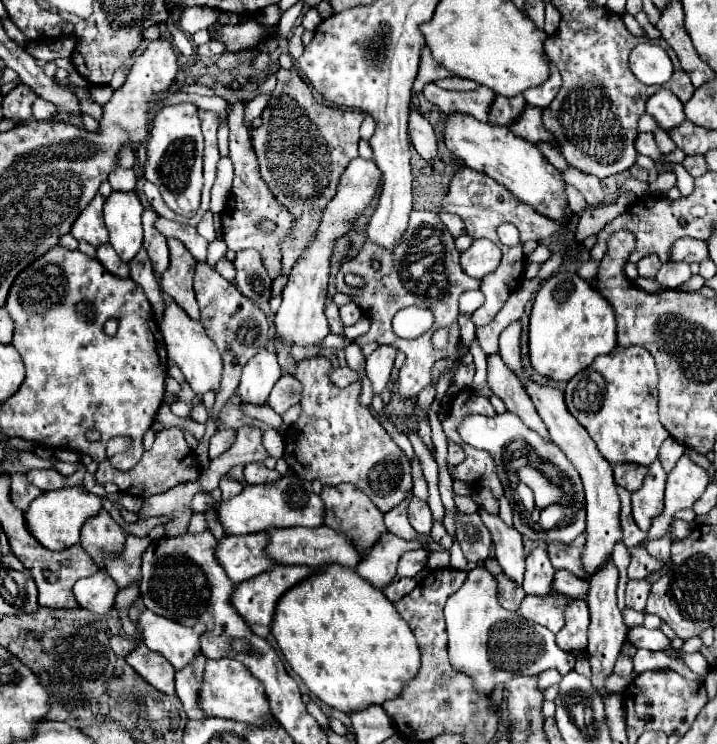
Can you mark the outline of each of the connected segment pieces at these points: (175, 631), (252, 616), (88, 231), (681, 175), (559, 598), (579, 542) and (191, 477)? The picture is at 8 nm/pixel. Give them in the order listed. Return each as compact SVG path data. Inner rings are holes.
M146 609L140 615L140 625L144 629L144 645L150 651L164 655L174 669L184 669L202 653L200 637L206 633L204 623L184 627Z
M296 565L274 567L274 571L266 571L246 583L240 583L232 595L232 603L236 611L246 619L246 623L268 627L274 621L278 599L294 585L312 577L314 571L314 567Z
M96 195L90 201L90 205L86 207L86 211L82 211L82 215L74 221L74 227L72 227L74 239L86 241L94 247L108 243L108 229L104 225L104 217L102 217L104 201L106 199L102 195Z
M676 165L676 167L674 167L674 173L676 173L676 177L678 177L676 187L680 189L682 195L688 195L690 191L694 191L694 177L688 175L682 165Z
M552 593L552 595L528 595L518 609L526 619L548 627L552 633L558 633L564 627L564 605L572 601L572 597Z
M578 535L572 543L548 543L548 555L550 561L554 565L554 569L566 569L574 575L582 575L582 563L580 563L580 555L582 555L582 547L586 543L586 535Z
M172 427L168 431L162 431L160 435L156 435L156 441L152 445L150 451L146 451L140 459L140 463L136 467L132 467L130 471L118 471L114 467L110 467L110 463L100 463L98 471L96 471L96 483L98 485L106 485L106 483L116 483L120 487L122 493L134 495L134 497L150 497L156 493L164 493L172 487L176 487L178 483L190 483L190 481L198 481L200 477L200 467L194 465L192 459L192 451L188 449L182 431Z

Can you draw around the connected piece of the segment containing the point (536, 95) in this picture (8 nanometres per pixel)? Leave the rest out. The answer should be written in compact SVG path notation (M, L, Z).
M550 63L550 79L542 85L542 87L532 87L530 91L524 91L524 99L530 107L538 107L538 109L546 109L552 99L556 97L560 85L562 85L562 79L558 75L558 69L554 69L554 63Z

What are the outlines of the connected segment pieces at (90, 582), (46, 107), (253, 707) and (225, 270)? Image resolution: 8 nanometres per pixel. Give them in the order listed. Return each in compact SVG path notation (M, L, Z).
M98 571L92 577L84 577L74 585L74 595L80 607L86 607L92 613L108 615L114 609L114 599L118 585L106 571Z
M38 97L32 105L32 115L34 115L34 119L50 119L56 115L56 107L46 103L46 99Z
M208 659L206 661L204 683L200 691L200 707L202 711L206 711L208 717L234 719L234 721L256 725L256 727L266 725L274 717L270 711L264 685L236 659L218 659L218 661Z
M222 257L222 259L216 263L214 269L216 269L224 279L234 281L234 265L232 265L232 261L228 261L226 257Z

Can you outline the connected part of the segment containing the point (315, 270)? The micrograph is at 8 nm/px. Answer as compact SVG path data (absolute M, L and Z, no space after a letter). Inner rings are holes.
M358 157L348 163L346 171L340 177L336 195L328 201L328 205L322 213L322 221L318 225L314 239L306 245L306 249L298 257L298 261L292 267L292 273L288 277L288 283L282 291L282 305L274 317L276 335L280 335L282 341L294 343L294 345L314 345L330 333L326 315L324 315L324 303L326 303L326 295L328 295L332 249L340 237L348 235L354 229L356 219L372 203L372 199L380 187L380 181L382 181L382 173L378 171L378 167L372 161Z

